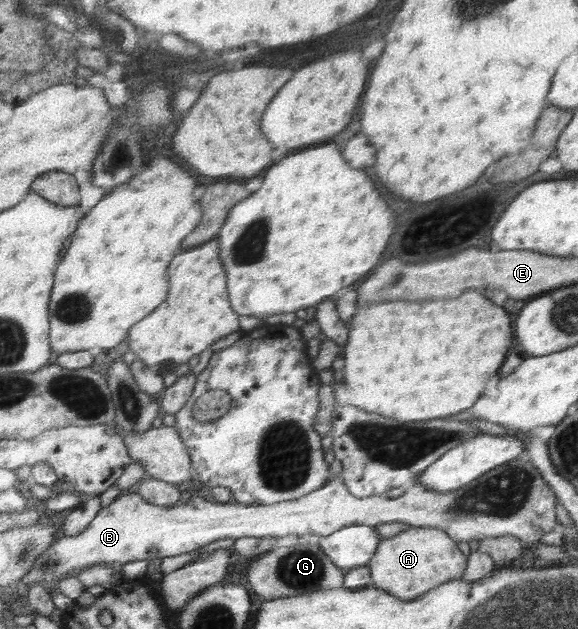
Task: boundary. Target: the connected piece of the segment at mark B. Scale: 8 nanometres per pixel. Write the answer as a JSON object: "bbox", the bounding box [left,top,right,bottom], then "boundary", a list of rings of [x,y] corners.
{"bbox":[19,457,559,592],"boundary":[[[516,457],[501,467],[494,468],[483,476],[470,481],[464,488],[454,489],[453,492],[440,492],[424,488],[415,484],[414,488],[406,489],[406,492],[390,499],[386,494],[367,498],[354,497],[345,482],[337,476],[332,478],[329,484],[323,485],[309,496],[299,500],[287,501],[273,505],[243,505],[235,501],[227,503],[211,503],[206,501],[199,493],[193,493],[192,497],[184,502],[179,501],[171,508],[152,505],[137,492],[126,492],[109,505],[102,508],[97,516],[89,523],[89,527],[75,535],[75,537],[59,538],[57,543],[43,551],[43,555],[31,569],[31,573],[19,584],[19,592],[27,589],[29,585],[55,583],[59,580],[79,573],[84,568],[99,565],[123,565],[131,561],[142,559],[162,559],[171,555],[181,555],[189,551],[197,550],[219,539],[233,539],[245,537],[273,537],[275,539],[288,535],[297,535],[303,540],[316,540],[319,537],[329,536],[351,525],[379,526],[393,522],[402,522],[412,528],[433,527],[445,530],[450,538],[457,542],[471,542],[472,540],[484,540],[487,538],[499,538],[503,536],[517,537],[529,548],[539,543],[547,533],[559,529],[559,521],[555,516],[558,497],[549,484],[543,480],[541,473],[531,462],[525,462]]]}

